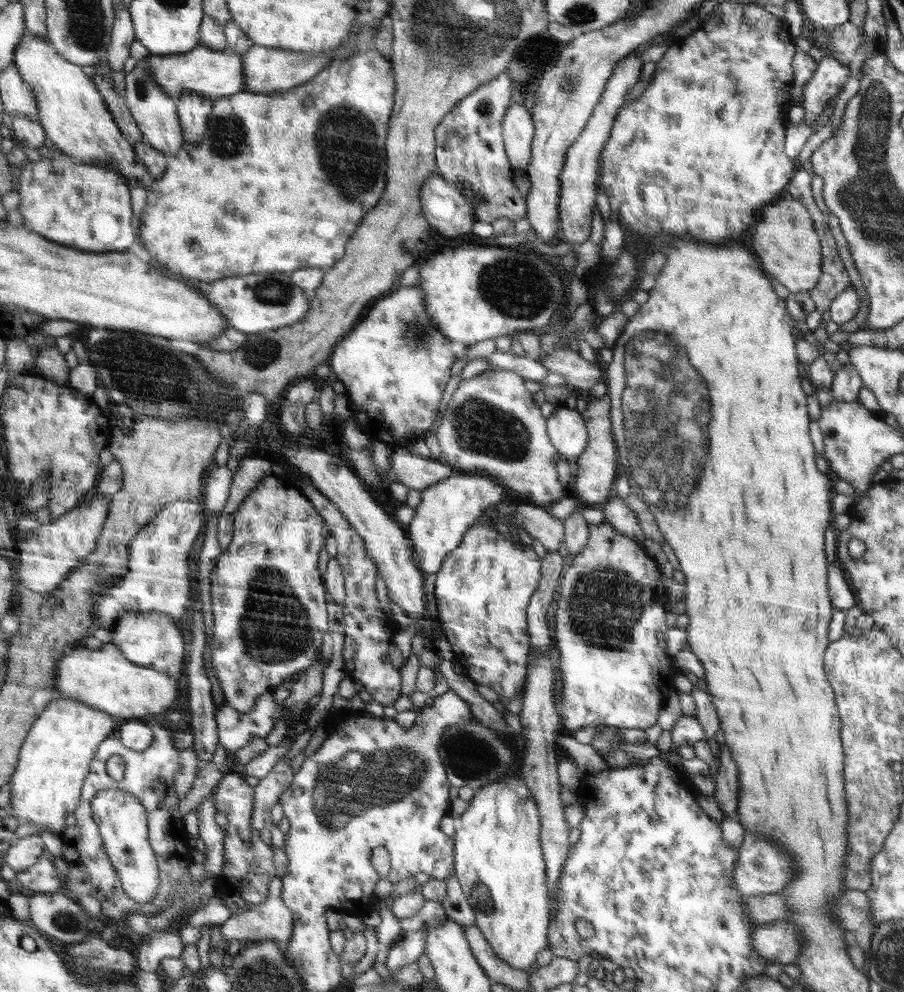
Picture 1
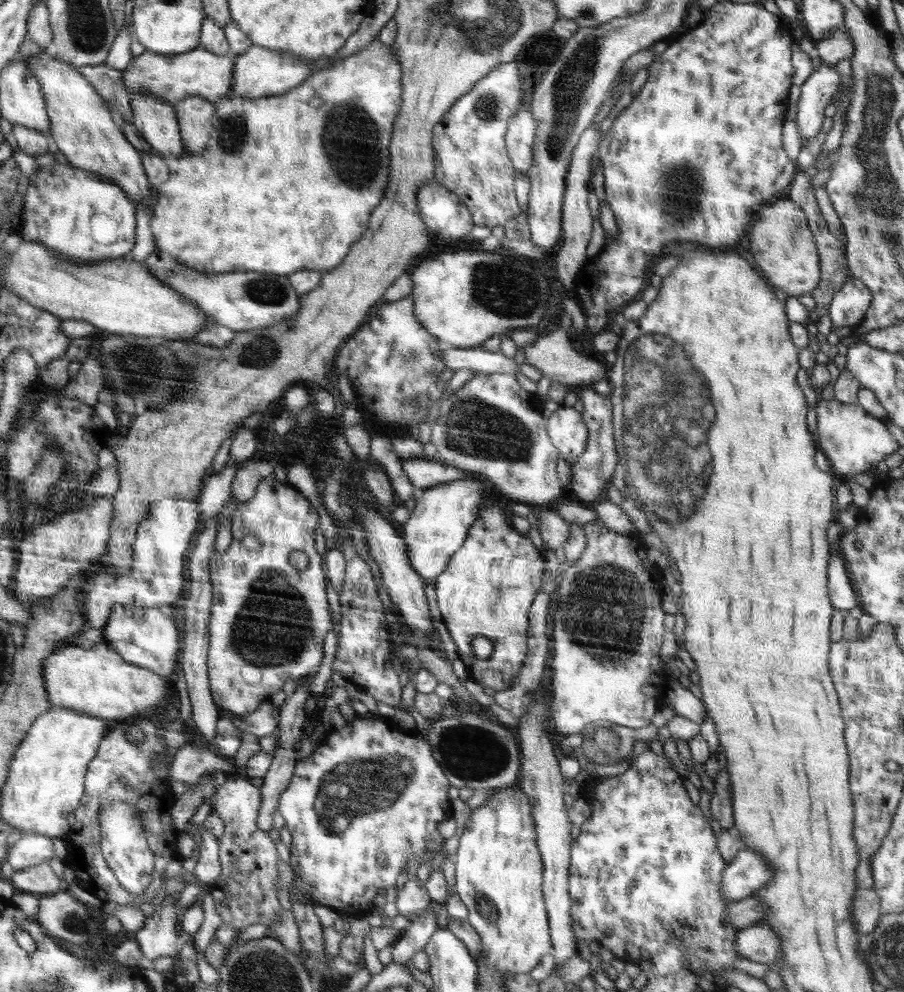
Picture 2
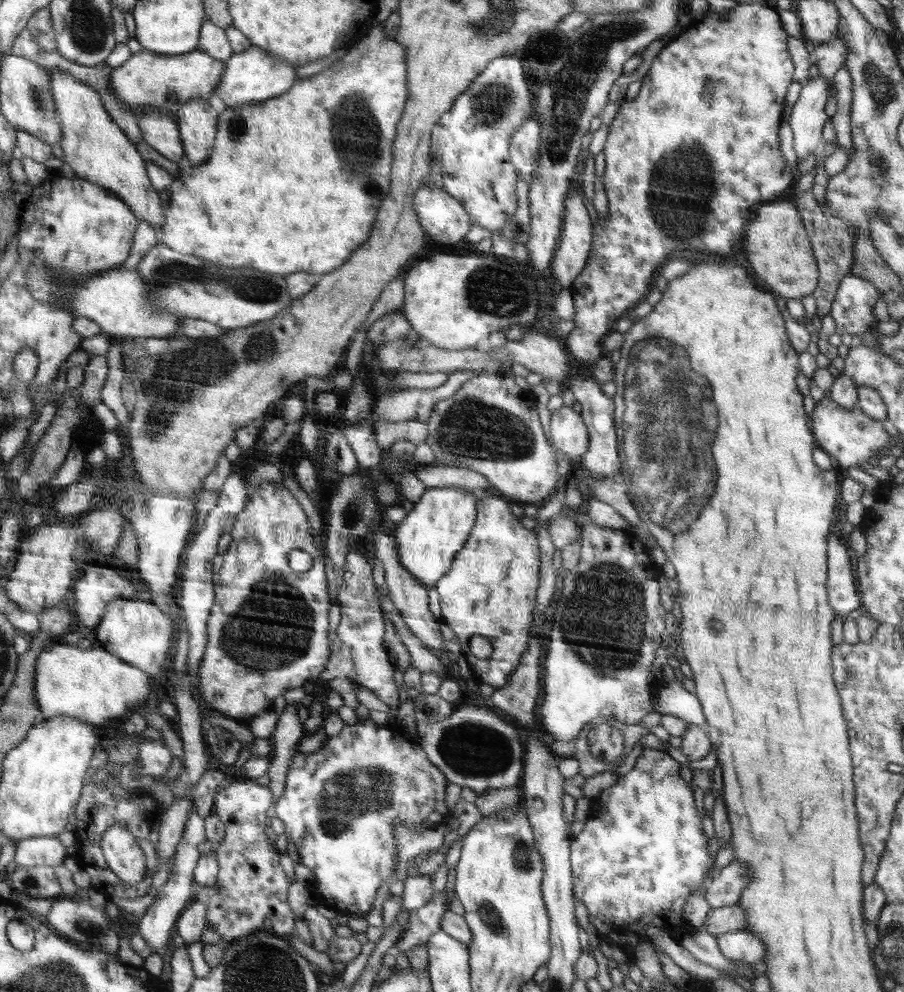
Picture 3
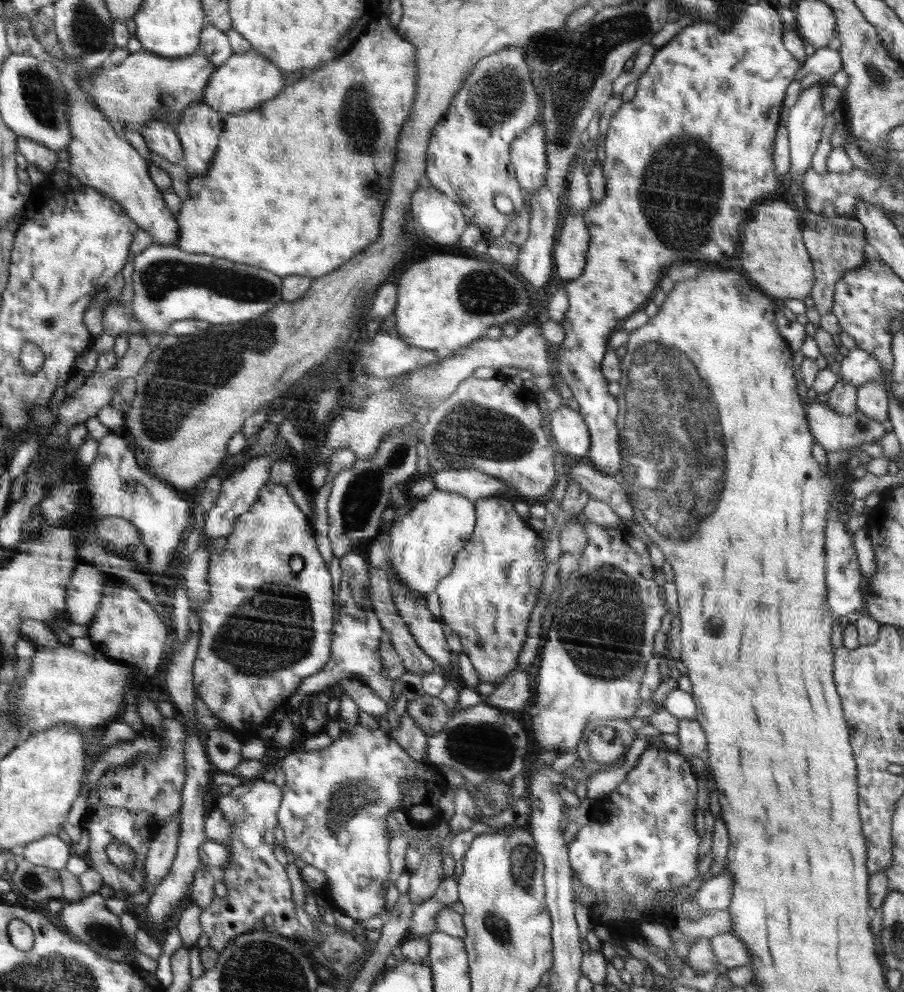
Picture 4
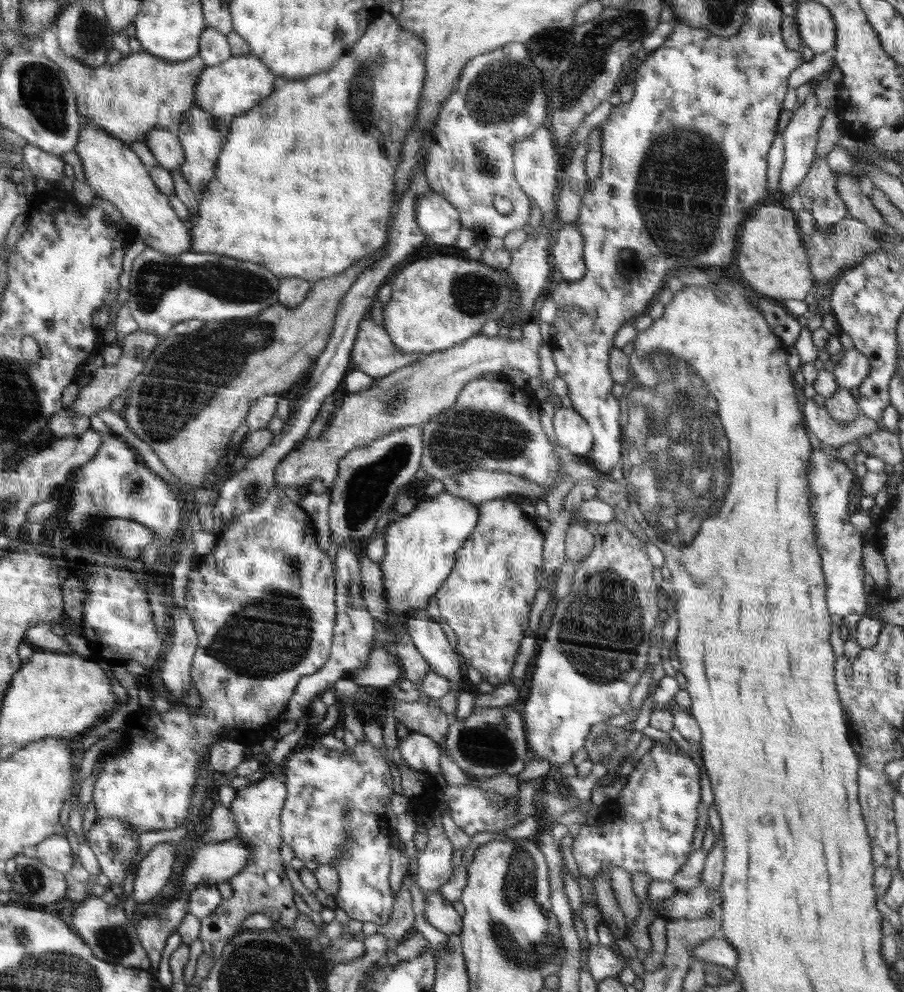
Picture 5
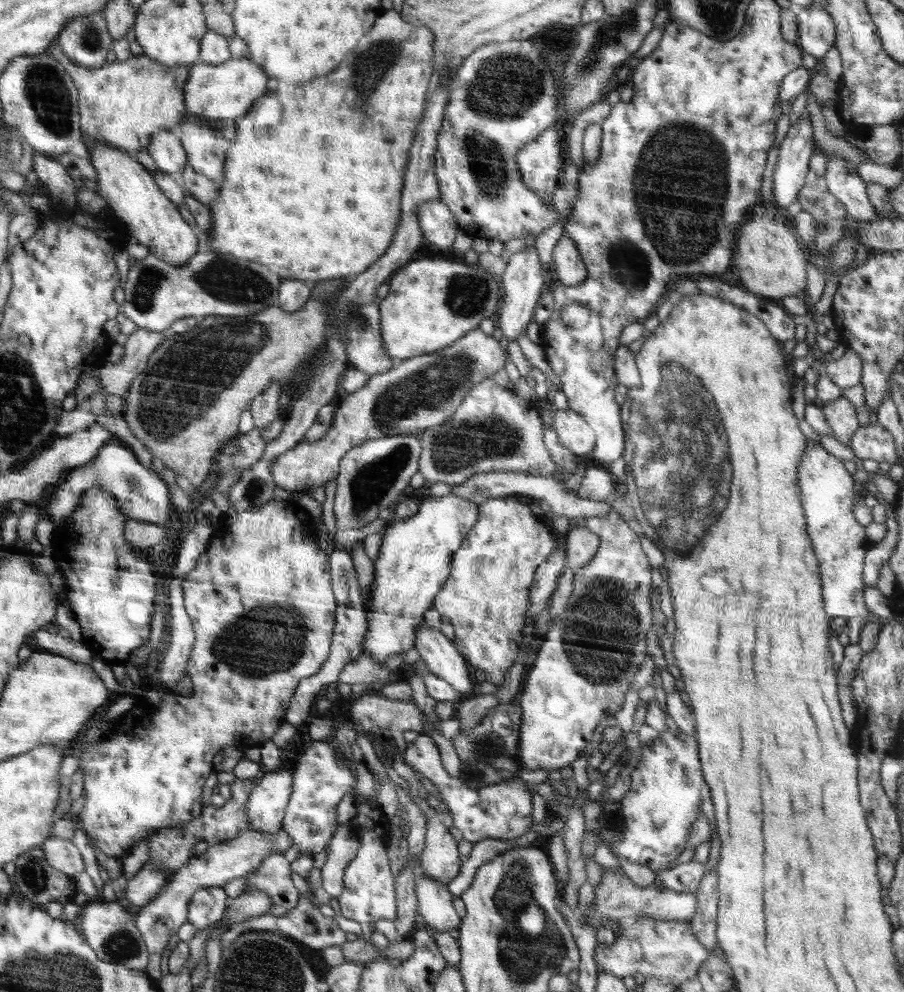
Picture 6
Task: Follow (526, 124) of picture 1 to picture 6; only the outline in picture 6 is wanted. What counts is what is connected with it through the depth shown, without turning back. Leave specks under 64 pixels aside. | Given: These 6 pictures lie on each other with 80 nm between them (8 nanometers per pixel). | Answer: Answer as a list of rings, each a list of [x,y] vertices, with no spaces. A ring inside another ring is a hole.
[[[559,126],[547,128],[516,153],[522,183],[536,191],[542,201],[552,198],[566,162],[560,147],[560,142],[565,140],[565,132]]]

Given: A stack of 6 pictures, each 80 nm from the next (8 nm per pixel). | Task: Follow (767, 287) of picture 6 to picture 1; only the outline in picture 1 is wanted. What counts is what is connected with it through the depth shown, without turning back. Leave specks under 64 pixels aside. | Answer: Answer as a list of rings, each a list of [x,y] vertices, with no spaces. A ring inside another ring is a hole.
[[[792,197],[780,198],[766,206],[755,224],[754,252],[766,274],[774,276],[793,294],[814,288],[824,259],[818,233],[804,204]]]

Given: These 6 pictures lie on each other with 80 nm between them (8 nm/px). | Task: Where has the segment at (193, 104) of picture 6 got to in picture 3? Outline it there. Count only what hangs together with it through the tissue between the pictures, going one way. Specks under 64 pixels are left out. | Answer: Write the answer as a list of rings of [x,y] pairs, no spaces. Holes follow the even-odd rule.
[[[251,46],[248,50],[233,54],[225,65],[224,75],[214,95],[223,100],[226,107],[262,102],[283,95],[297,82],[295,68],[277,56]]]

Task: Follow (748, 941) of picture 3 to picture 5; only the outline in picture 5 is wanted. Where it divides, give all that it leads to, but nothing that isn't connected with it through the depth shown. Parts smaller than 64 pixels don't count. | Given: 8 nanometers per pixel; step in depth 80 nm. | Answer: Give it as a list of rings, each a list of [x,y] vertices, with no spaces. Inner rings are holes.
[[[717,935],[694,947],[689,952],[689,962],[704,961],[706,963],[715,963],[729,968],[734,973],[737,972],[737,950],[732,949],[730,942]]]

